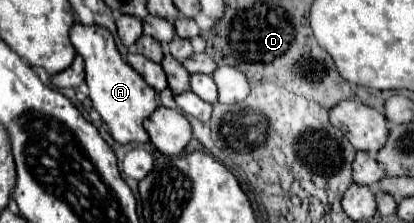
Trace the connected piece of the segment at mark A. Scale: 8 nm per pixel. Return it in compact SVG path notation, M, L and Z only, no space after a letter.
M75 23L71 29L71 43L77 53L85 59L85 75L89 85L89 97L101 119L107 123L113 139L121 145L127 143L149 143L149 135L143 127L143 121L159 107L155 91L133 71L121 53L117 51L113 37L103 27L85 27Z

